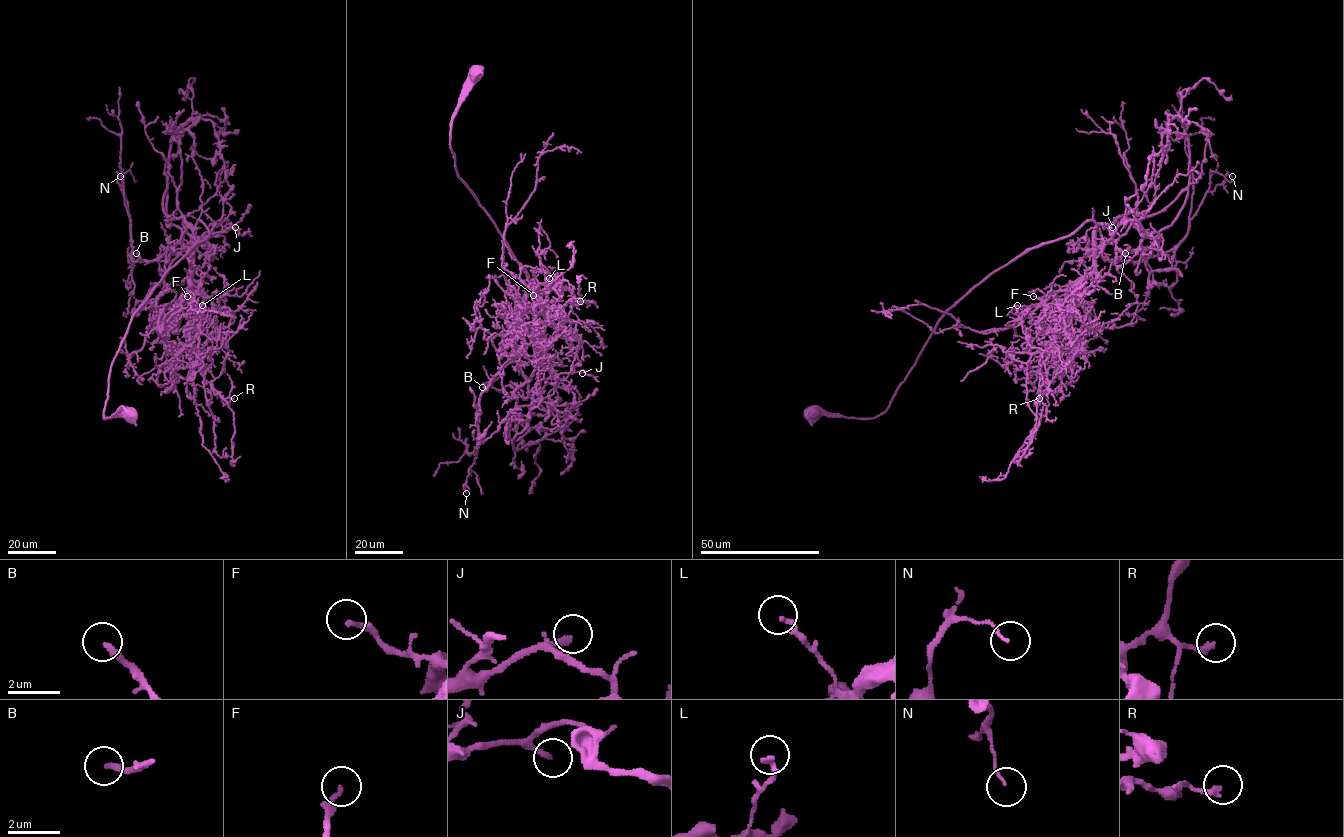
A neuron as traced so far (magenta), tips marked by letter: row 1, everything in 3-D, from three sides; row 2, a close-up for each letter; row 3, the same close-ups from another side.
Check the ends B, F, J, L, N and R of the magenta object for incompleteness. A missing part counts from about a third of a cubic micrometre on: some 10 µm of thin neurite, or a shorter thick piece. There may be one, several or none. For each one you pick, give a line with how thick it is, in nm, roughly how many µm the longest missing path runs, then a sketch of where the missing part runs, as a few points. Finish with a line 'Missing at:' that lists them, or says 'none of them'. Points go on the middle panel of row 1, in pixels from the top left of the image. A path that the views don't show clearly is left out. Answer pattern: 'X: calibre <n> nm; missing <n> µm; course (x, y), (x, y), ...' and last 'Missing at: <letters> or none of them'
B: calibre 240 nm; missing 15 µm
J: calibre 240 nm; missing 20 µm
Missing at: B, J

